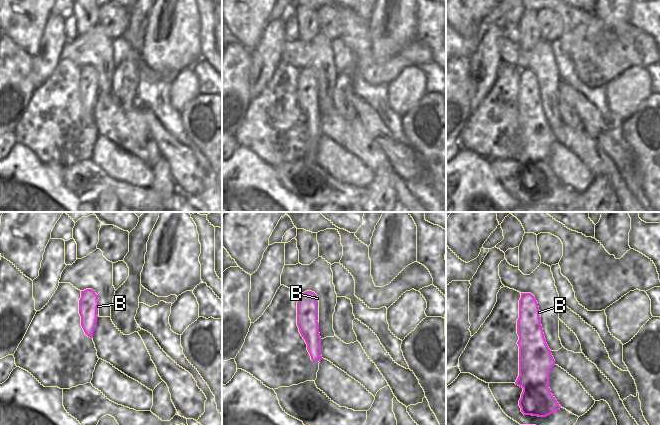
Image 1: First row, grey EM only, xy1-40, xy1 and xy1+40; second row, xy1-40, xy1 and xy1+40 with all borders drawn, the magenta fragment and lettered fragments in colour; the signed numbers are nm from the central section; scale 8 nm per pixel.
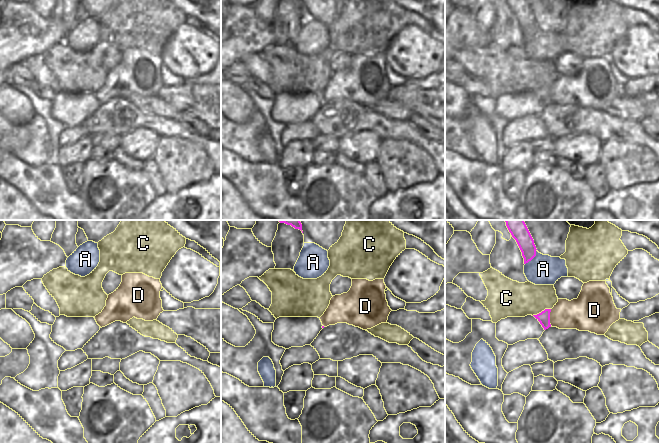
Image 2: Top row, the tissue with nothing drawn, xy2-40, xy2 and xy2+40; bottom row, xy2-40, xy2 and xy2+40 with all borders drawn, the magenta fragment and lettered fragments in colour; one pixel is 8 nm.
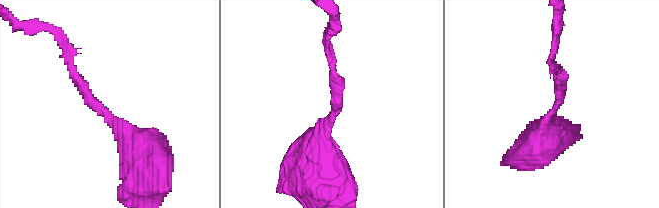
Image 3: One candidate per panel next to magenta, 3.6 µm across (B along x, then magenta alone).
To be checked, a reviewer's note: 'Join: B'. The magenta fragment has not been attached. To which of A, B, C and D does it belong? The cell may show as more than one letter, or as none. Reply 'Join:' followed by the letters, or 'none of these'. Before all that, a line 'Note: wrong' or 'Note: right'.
Note: right
Join: B

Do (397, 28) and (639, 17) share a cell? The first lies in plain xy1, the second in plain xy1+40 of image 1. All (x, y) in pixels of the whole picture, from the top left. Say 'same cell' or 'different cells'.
different cells

